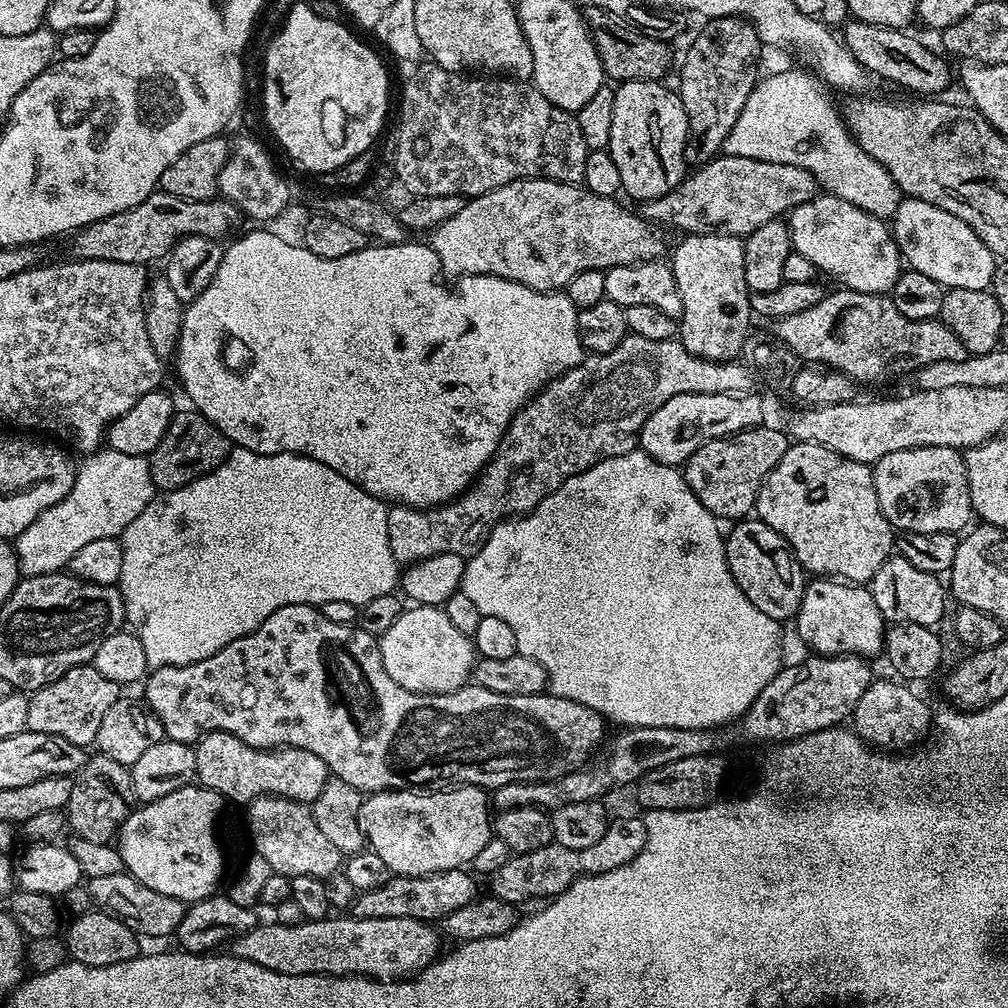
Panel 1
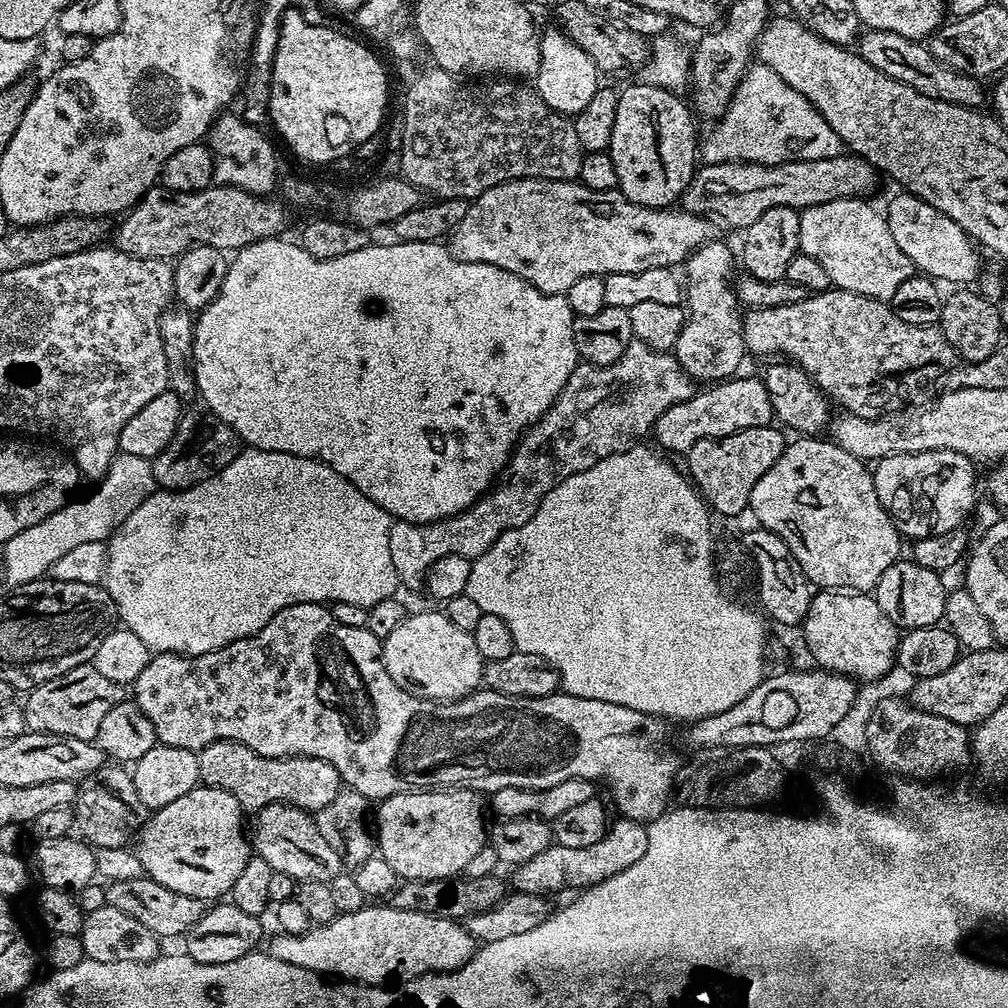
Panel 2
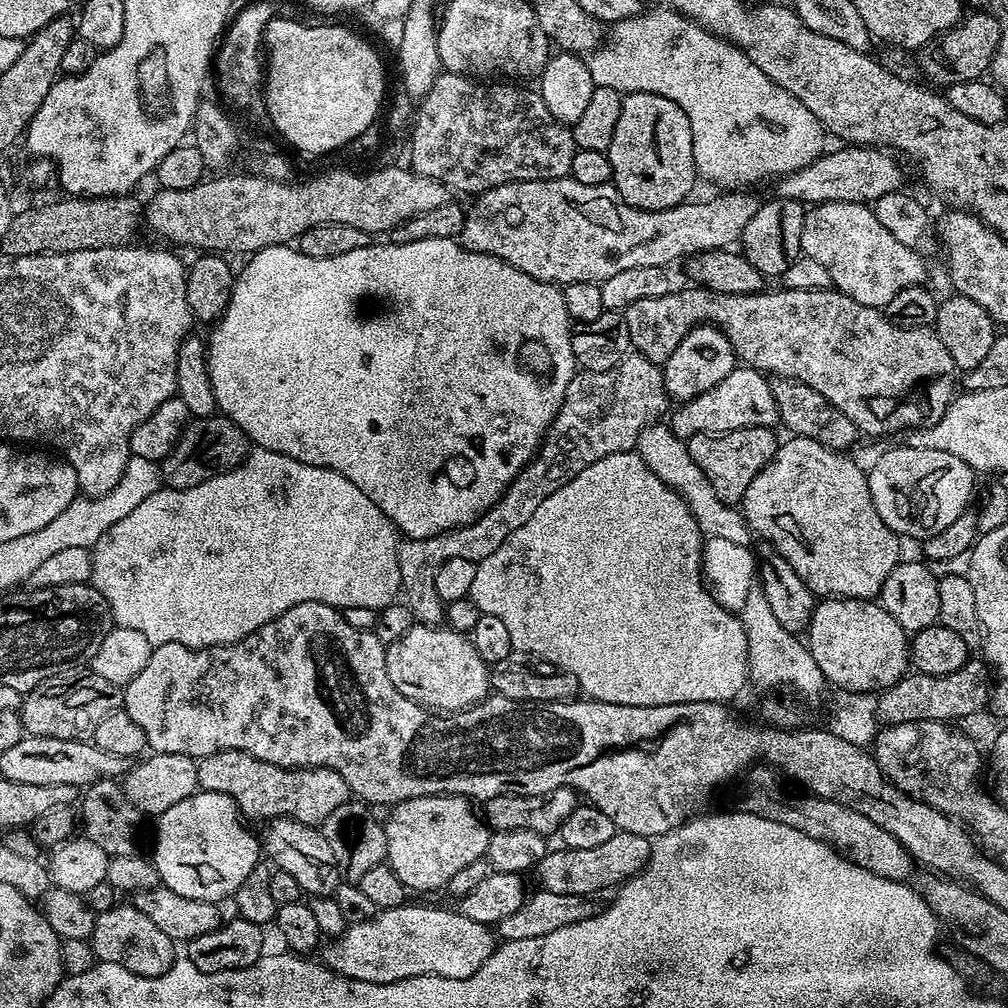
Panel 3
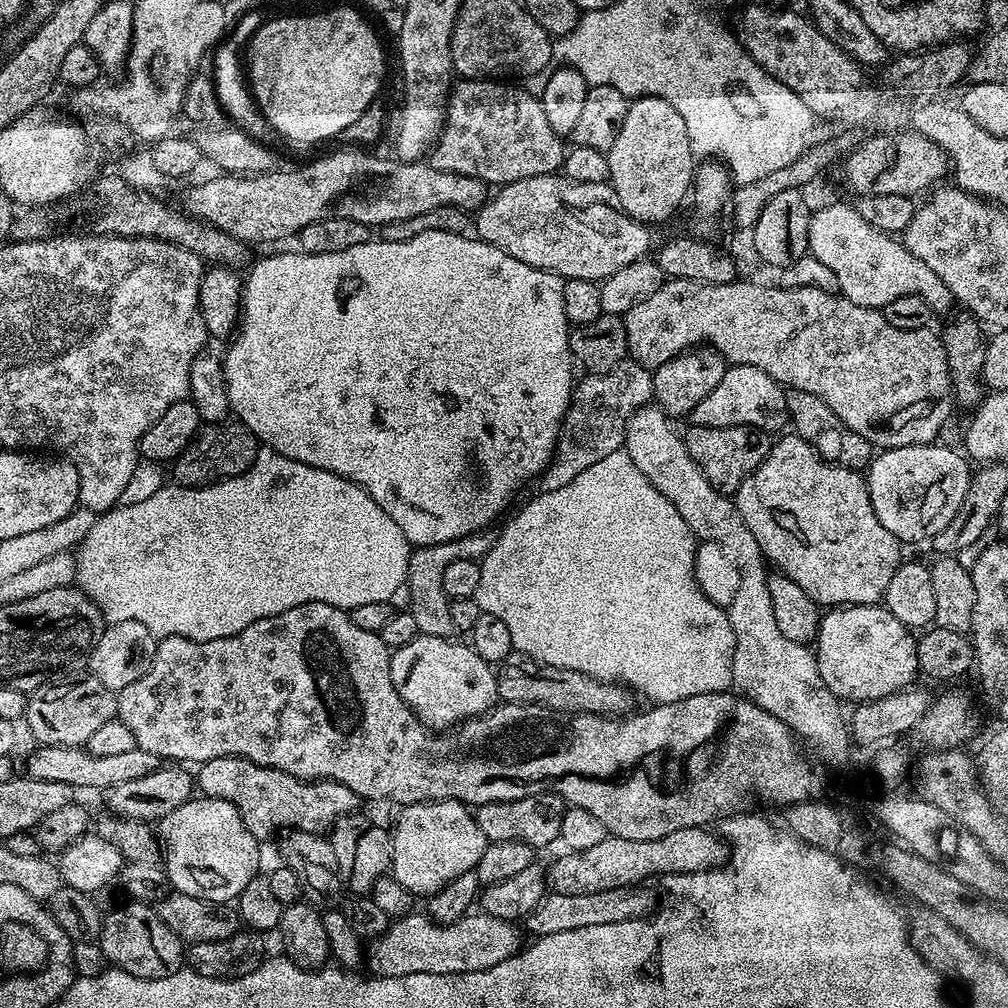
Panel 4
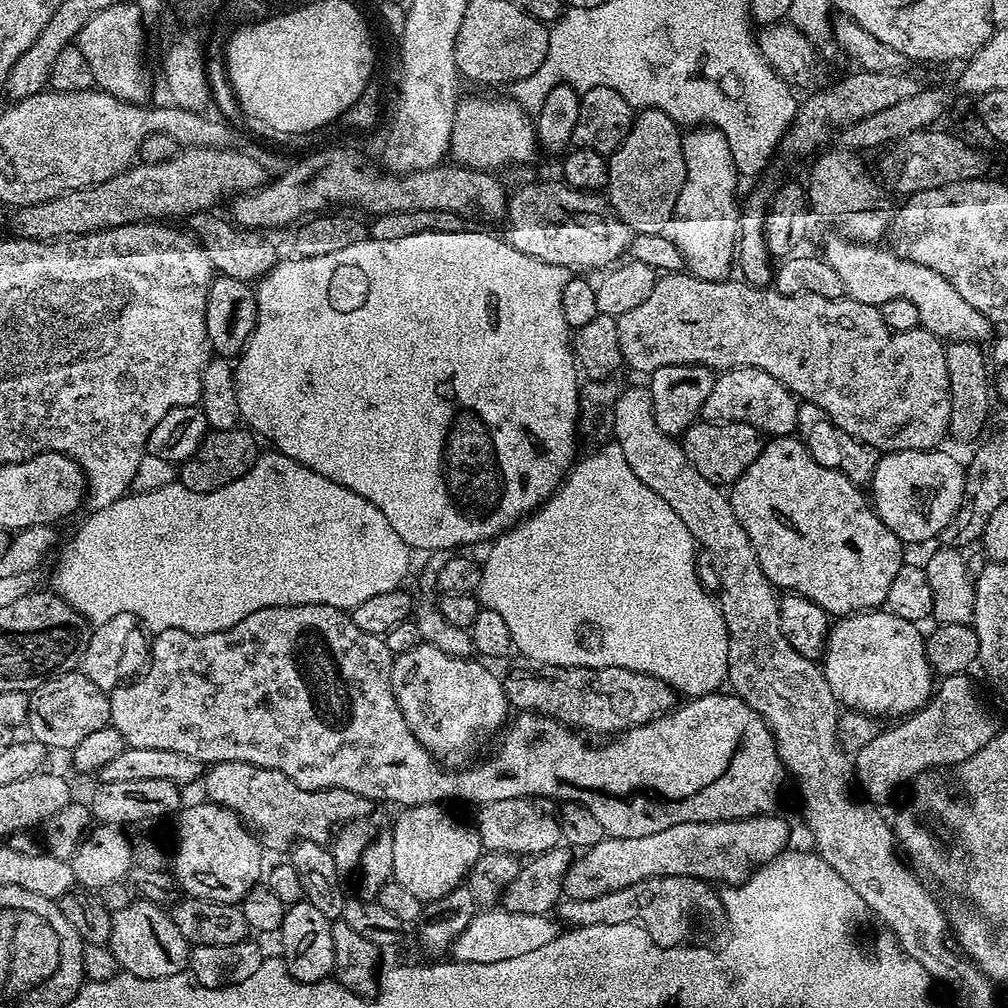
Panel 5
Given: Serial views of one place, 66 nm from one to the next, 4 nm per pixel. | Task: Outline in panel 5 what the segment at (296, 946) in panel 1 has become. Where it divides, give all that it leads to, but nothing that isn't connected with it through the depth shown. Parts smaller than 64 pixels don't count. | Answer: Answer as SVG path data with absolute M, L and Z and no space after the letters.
M492 906L487 910L477 911L470 926L466 926L462 934L458 934L450 949L450 956L452 960L471 964L506 962L509 958L530 954L541 946L546 946L546 942L554 942L561 933L561 925L551 915L507 912L502 906Z

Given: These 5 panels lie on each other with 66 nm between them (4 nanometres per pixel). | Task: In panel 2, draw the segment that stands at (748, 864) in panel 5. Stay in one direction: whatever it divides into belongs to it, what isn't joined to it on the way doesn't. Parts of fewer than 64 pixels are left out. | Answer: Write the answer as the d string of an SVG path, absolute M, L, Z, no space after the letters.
M616 818L611 821L608 833L594 846L575 847L562 846L553 843L551 848L542 850L530 862L515 865L511 887L517 892L534 894L545 898L551 897L551 892L564 892L567 888L583 890L593 888L596 884L614 878L614 874L622 874L622 870L630 870L642 854L646 854L646 846L650 839L650 832L639 820Z

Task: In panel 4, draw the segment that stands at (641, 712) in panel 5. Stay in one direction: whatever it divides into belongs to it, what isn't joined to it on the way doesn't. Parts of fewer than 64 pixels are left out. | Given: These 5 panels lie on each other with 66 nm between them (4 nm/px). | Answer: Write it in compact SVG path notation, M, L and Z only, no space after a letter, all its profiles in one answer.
M528 658L525 664L508 662L496 672L496 695L504 702L540 704L555 712L595 712L597 714L624 714L629 711L630 692L623 684L595 680L578 670L566 670L554 664L543 665Z

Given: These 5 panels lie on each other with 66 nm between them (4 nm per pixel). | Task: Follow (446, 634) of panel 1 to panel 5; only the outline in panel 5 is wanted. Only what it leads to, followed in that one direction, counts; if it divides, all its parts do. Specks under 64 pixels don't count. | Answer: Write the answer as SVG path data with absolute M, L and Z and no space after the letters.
M423 642L414 646L414 650L406 650L406 654L393 659L392 692L402 710L402 718L406 718L414 738L418 738L420 745L433 756L456 756L466 751L475 742L476 736L483 732L499 733L509 719L510 705L501 677L483 666L488 667L476 658L442 654L442 650Z

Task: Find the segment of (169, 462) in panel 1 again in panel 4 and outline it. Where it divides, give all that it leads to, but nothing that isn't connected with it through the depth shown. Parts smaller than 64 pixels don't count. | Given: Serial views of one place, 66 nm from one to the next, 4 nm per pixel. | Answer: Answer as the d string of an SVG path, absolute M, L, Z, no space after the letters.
M221 422L218 424L201 423L196 437L178 454L171 465L172 476L182 488L202 488L205 484L214 484L218 480L229 480L246 470L254 462L258 451L255 434L239 422Z

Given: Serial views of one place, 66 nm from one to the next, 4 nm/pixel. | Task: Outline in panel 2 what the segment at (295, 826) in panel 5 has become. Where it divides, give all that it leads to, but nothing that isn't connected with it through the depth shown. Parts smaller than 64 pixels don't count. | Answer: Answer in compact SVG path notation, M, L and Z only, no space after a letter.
M219 740L203 748L198 754L198 770L203 787L234 794L241 809L249 814L259 812L267 804L289 804L309 814L315 814L322 810L322 806L332 802L342 787L338 770L334 770L330 762L322 762L322 758L266 758L262 754L254 754L250 746L242 746L229 740Z

